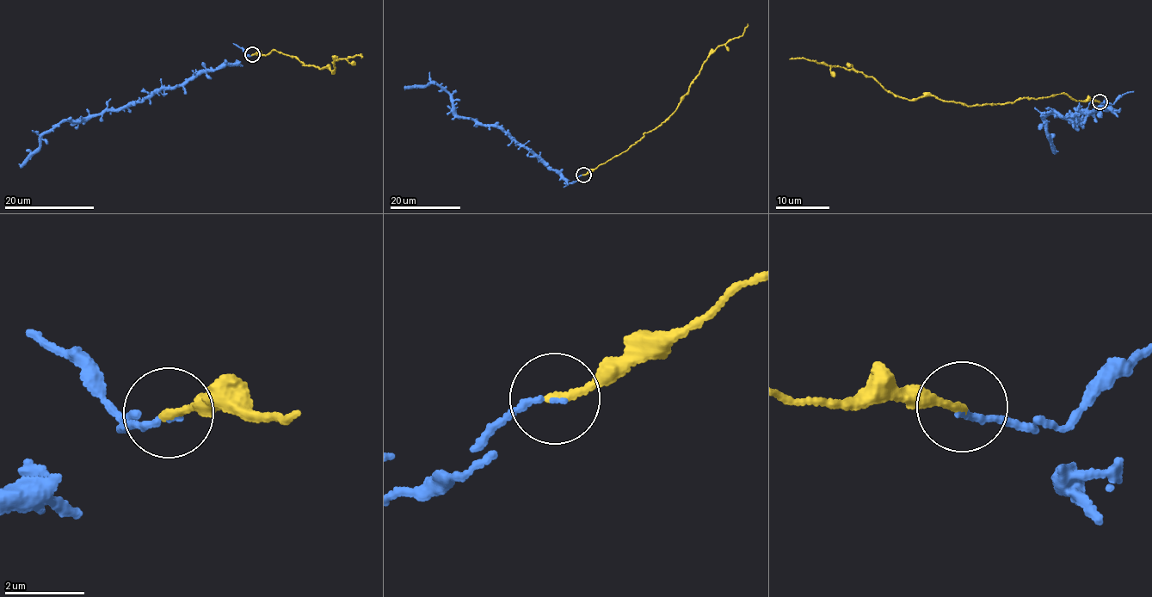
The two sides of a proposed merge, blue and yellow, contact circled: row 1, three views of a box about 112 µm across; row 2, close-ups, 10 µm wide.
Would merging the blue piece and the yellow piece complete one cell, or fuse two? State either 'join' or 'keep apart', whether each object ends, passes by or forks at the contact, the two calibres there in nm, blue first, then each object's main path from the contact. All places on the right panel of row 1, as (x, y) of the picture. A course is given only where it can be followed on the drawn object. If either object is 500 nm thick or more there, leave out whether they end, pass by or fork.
join; blue ends there; yellow ends there; 140 nm thick on the blue side, 200 nm on the other; blue runs (1099, 101), (1113, 109), (1099, 105), (1090, 113), (1081, 108), (1075, 120), (1051, 110), (1043, 119), (1052, 153); yellow runs (1099, 101), (1080, 101), (1062, 93), (967, 106), (932, 95), (906, 99), (859, 72), (809, 58), (790, 59)

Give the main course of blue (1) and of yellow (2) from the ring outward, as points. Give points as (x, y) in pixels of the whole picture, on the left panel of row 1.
1: (252, 55), (199, 70), (180, 85), (156, 89), (115, 109), (59, 121), (20, 168)
2: (252, 55), (275, 50), (296, 57), (304, 65), (329, 66), (332, 74), (333, 61), (360, 53), (361, 58)

